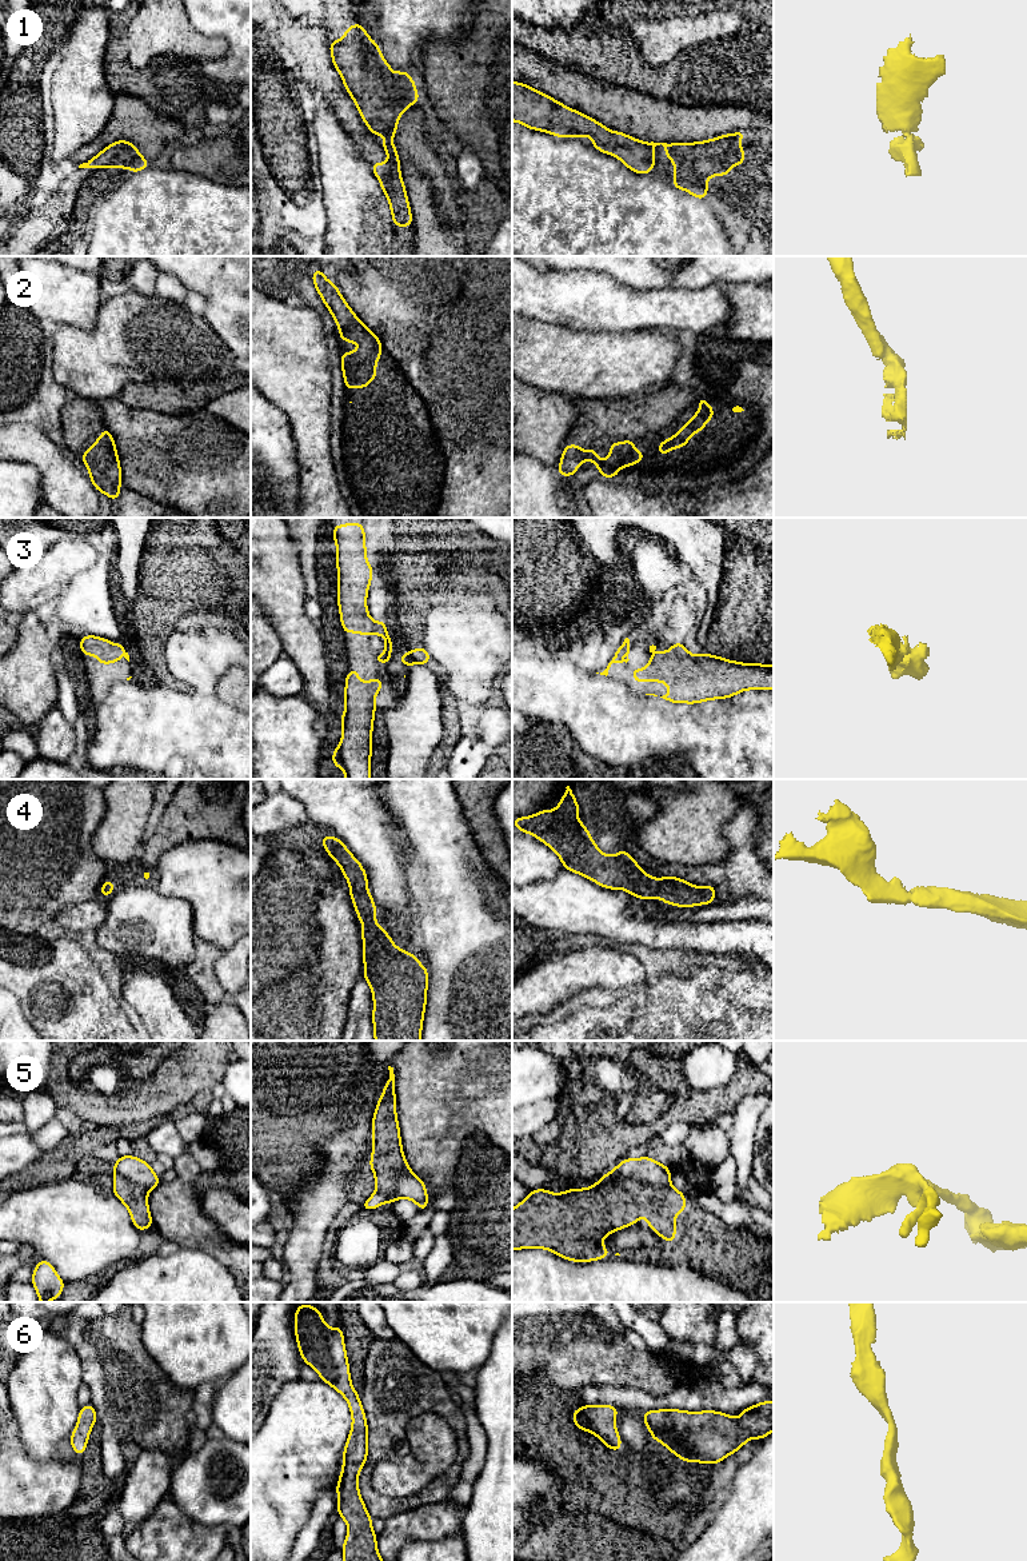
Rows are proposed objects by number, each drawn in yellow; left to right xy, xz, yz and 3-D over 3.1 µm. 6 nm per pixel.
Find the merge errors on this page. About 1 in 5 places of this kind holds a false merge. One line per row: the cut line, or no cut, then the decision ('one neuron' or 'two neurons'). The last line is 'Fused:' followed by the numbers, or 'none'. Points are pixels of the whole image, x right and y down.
1: no cut | one neuron
2: no cut | one neuron
3: no cut | one neuron
4: no cut | one neuron
5: xz (406, 1161), (404, 1169), (396, 1180), (395, 1190), (386, 1201) | two neurons
6: no cut | one neuron
Fused: 5

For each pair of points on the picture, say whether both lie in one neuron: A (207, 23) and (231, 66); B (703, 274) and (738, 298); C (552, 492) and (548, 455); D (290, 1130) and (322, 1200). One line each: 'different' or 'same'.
A: same
B: different
C: different
D: different

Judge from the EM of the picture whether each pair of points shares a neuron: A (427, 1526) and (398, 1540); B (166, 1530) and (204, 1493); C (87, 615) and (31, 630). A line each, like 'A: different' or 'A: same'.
A: same
B: different
C: different

